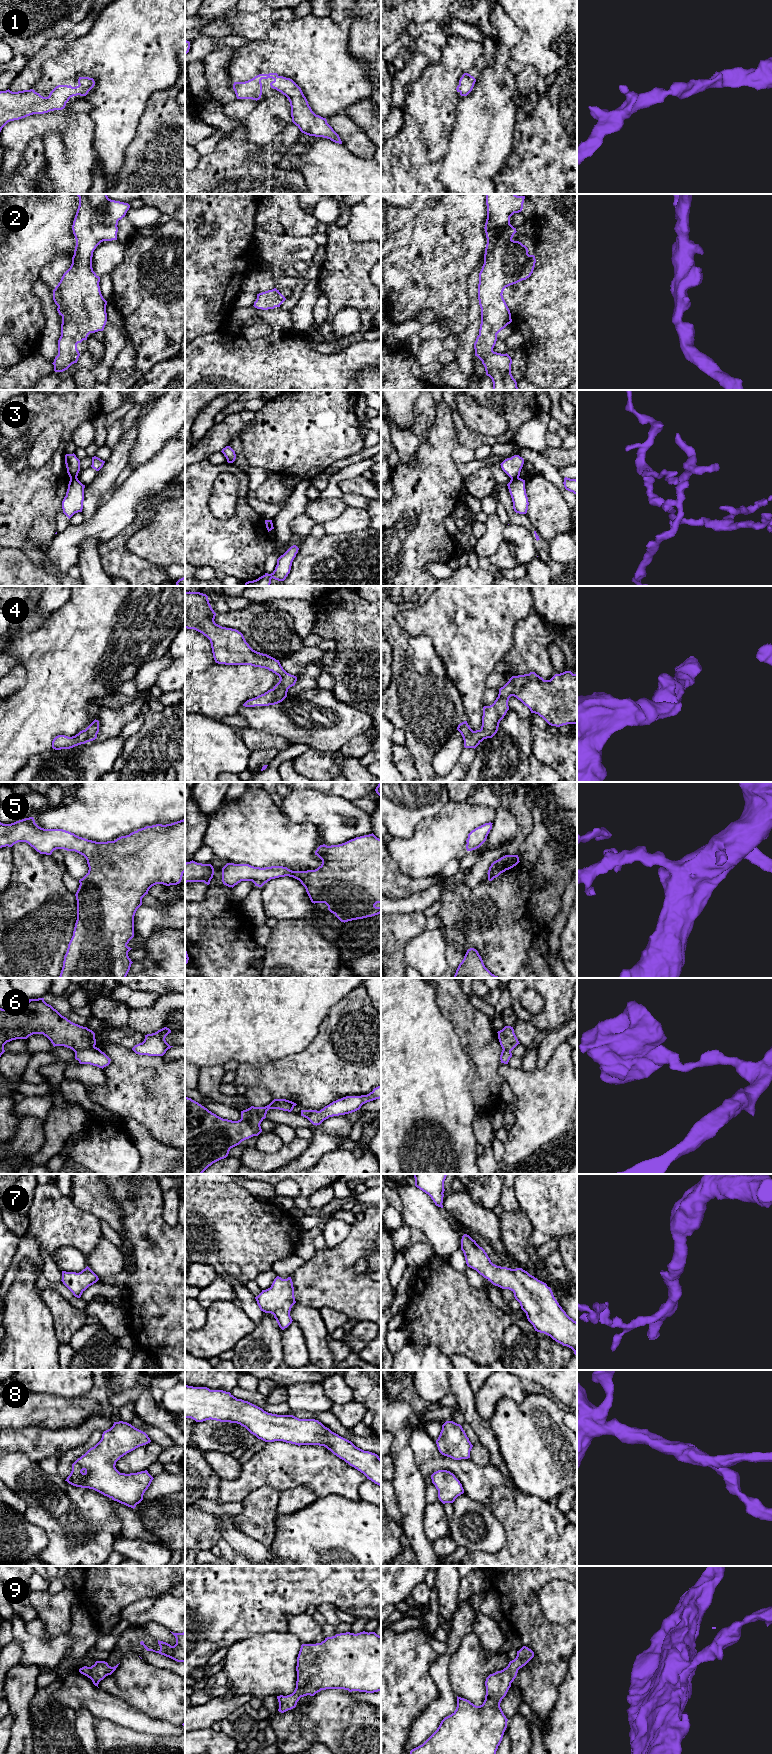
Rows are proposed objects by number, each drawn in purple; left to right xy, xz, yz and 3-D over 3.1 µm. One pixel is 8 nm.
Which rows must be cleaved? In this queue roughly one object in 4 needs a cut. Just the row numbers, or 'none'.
3, 6

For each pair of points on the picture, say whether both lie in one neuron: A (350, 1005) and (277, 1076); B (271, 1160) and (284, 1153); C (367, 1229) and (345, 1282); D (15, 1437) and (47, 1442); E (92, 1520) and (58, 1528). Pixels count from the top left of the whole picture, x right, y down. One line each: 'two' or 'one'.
A: one
B: one
C: one
D: one
E: one

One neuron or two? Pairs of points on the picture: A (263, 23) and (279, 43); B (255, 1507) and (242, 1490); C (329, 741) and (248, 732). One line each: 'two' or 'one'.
A: two
B: two
C: two

